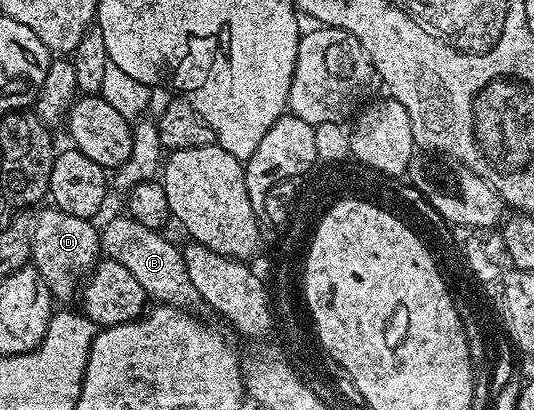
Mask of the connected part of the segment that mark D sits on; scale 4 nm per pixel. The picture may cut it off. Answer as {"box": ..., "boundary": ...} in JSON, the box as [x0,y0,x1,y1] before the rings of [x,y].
{"box":[30,207,100,301],"boundary":[[[53,207],[37,210],[38,218],[30,235],[30,261],[34,270],[46,286],[50,288],[51,298],[66,301],[77,294],[80,282],[93,270],[100,260],[100,229],[93,220],[76,215],[68,215]]]}

